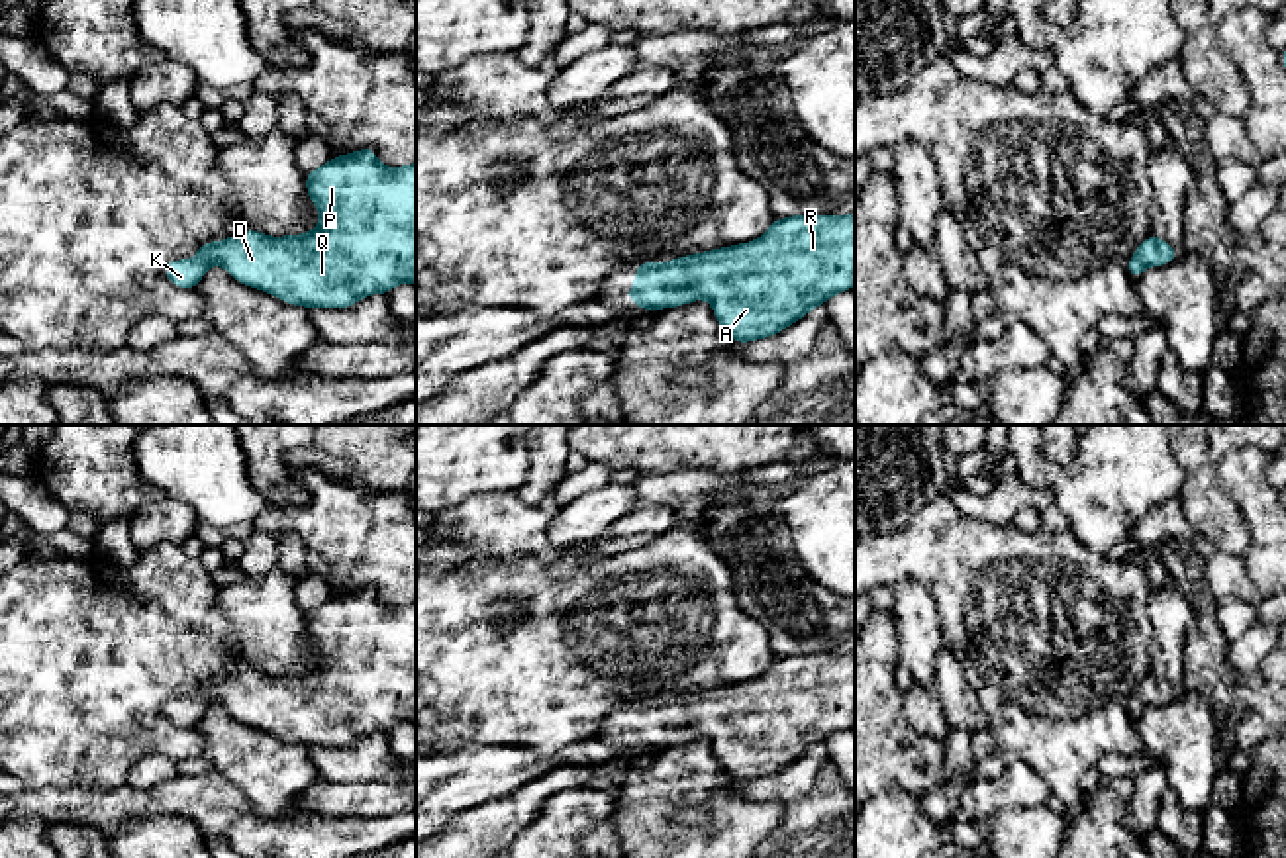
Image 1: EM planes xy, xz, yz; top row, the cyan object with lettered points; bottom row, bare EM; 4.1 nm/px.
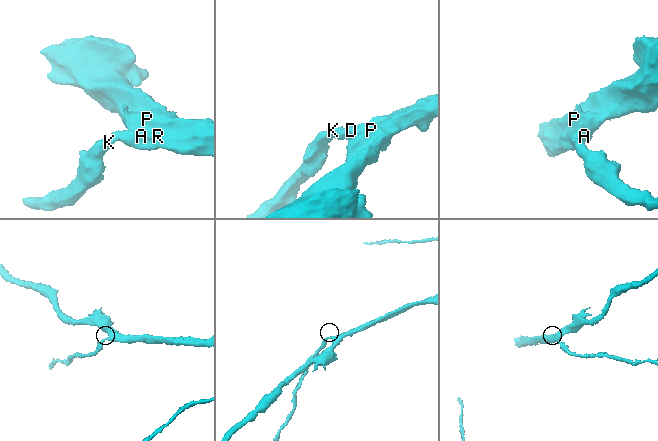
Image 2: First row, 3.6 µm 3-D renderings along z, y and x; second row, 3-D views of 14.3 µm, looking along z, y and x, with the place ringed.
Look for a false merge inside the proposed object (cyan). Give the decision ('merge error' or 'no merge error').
no merge error

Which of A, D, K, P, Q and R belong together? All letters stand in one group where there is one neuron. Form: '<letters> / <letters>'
A D K P Q R

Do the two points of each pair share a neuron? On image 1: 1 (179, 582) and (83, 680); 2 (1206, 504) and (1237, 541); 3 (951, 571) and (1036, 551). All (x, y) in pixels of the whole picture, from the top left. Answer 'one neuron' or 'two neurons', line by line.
1: one neuron
2: one neuron
3: one neuron

